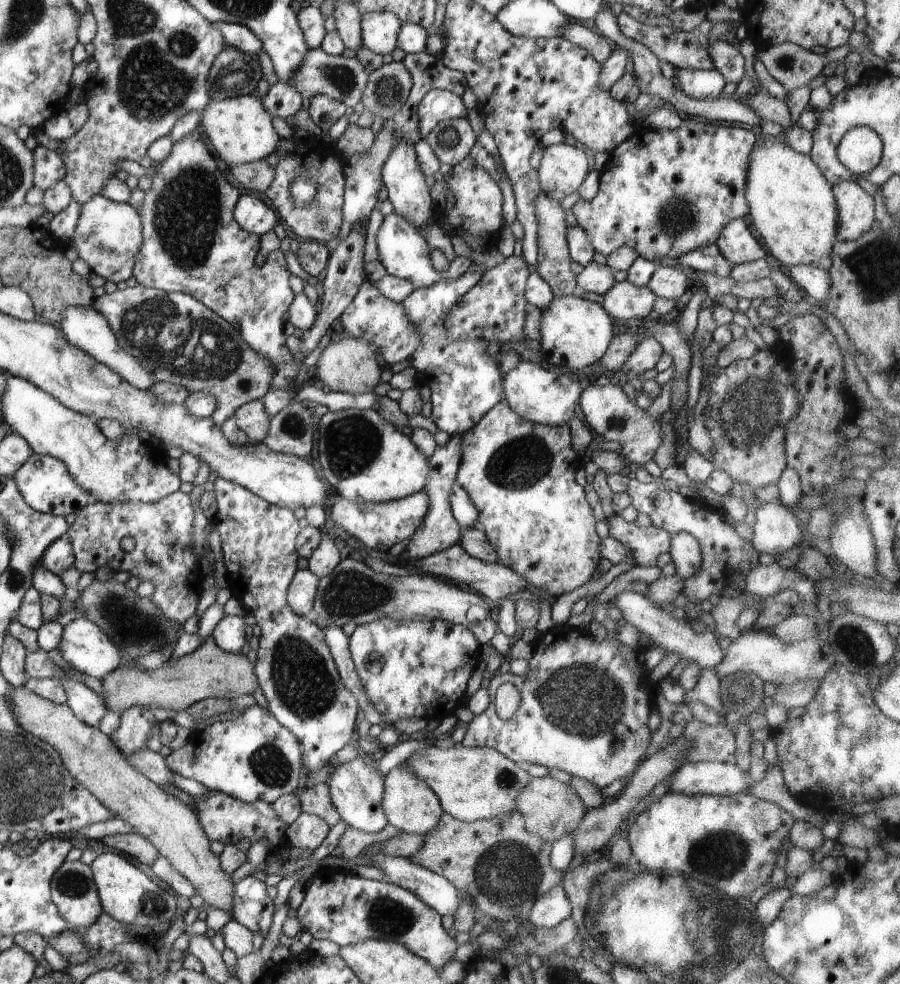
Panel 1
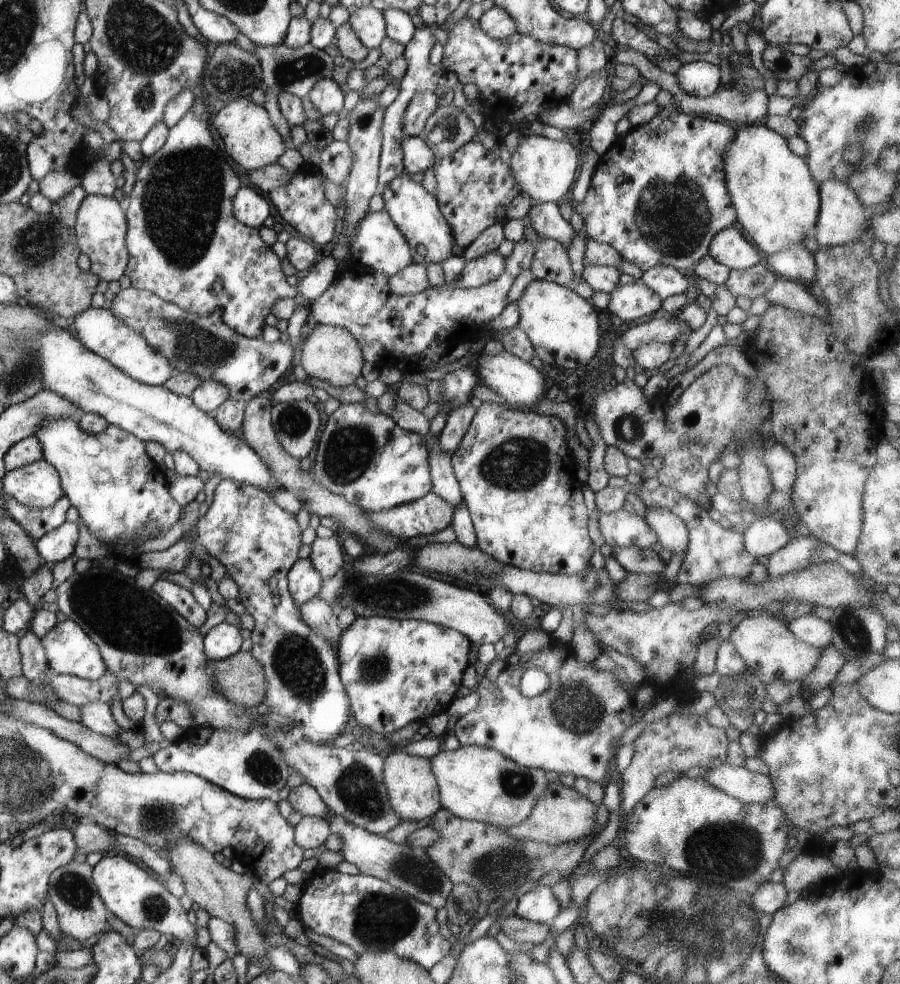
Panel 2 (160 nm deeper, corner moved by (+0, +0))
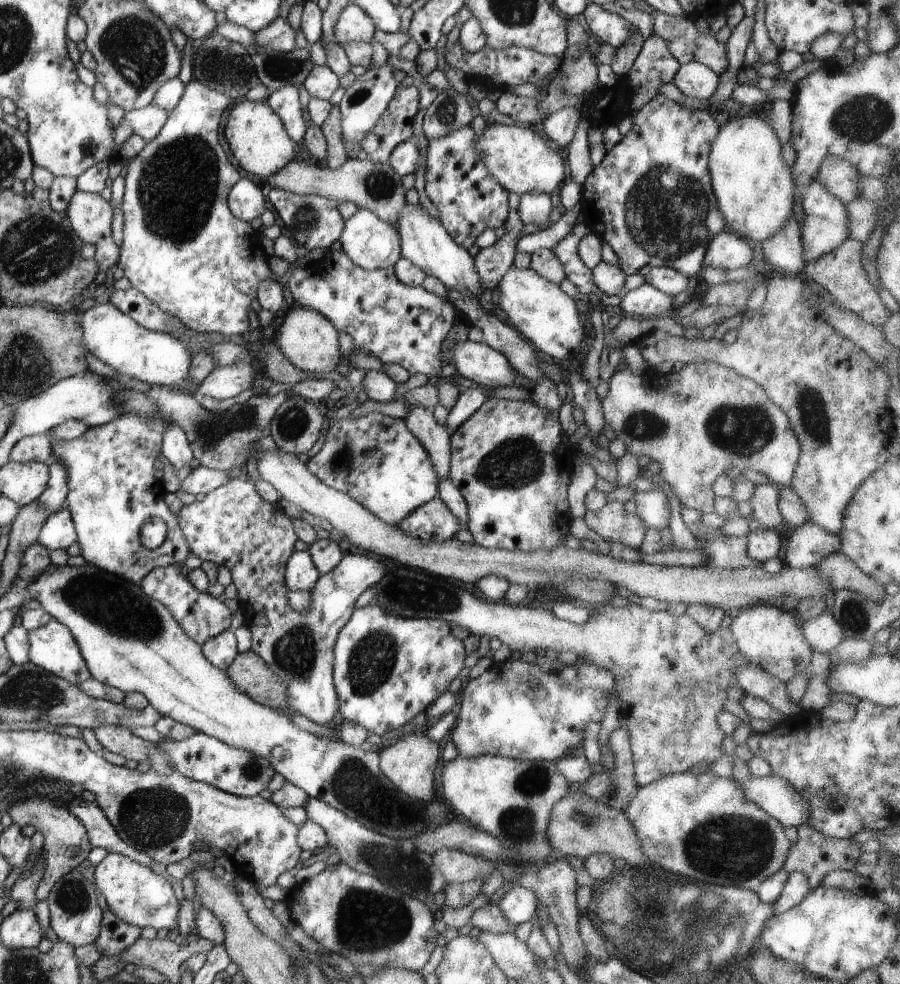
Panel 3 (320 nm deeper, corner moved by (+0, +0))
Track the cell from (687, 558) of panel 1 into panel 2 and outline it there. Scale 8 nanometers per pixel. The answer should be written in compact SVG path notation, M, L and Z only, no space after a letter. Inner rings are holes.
M648 507L642 517L656 533L657 541L673 554L684 554L688 548L689 534L685 522L664 507Z

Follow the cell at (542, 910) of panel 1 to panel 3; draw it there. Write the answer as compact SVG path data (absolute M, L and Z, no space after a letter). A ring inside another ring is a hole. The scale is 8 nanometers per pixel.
M516 885L506 892L497 904L508 922L519 925L531 921L538 908L538 897L532 889Z

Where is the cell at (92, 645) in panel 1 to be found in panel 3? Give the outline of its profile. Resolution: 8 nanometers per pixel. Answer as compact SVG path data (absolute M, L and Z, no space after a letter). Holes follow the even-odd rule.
M52 619L40 628L29 630L27 637L31 663L73 685L92 678L87 661L67 625Z

